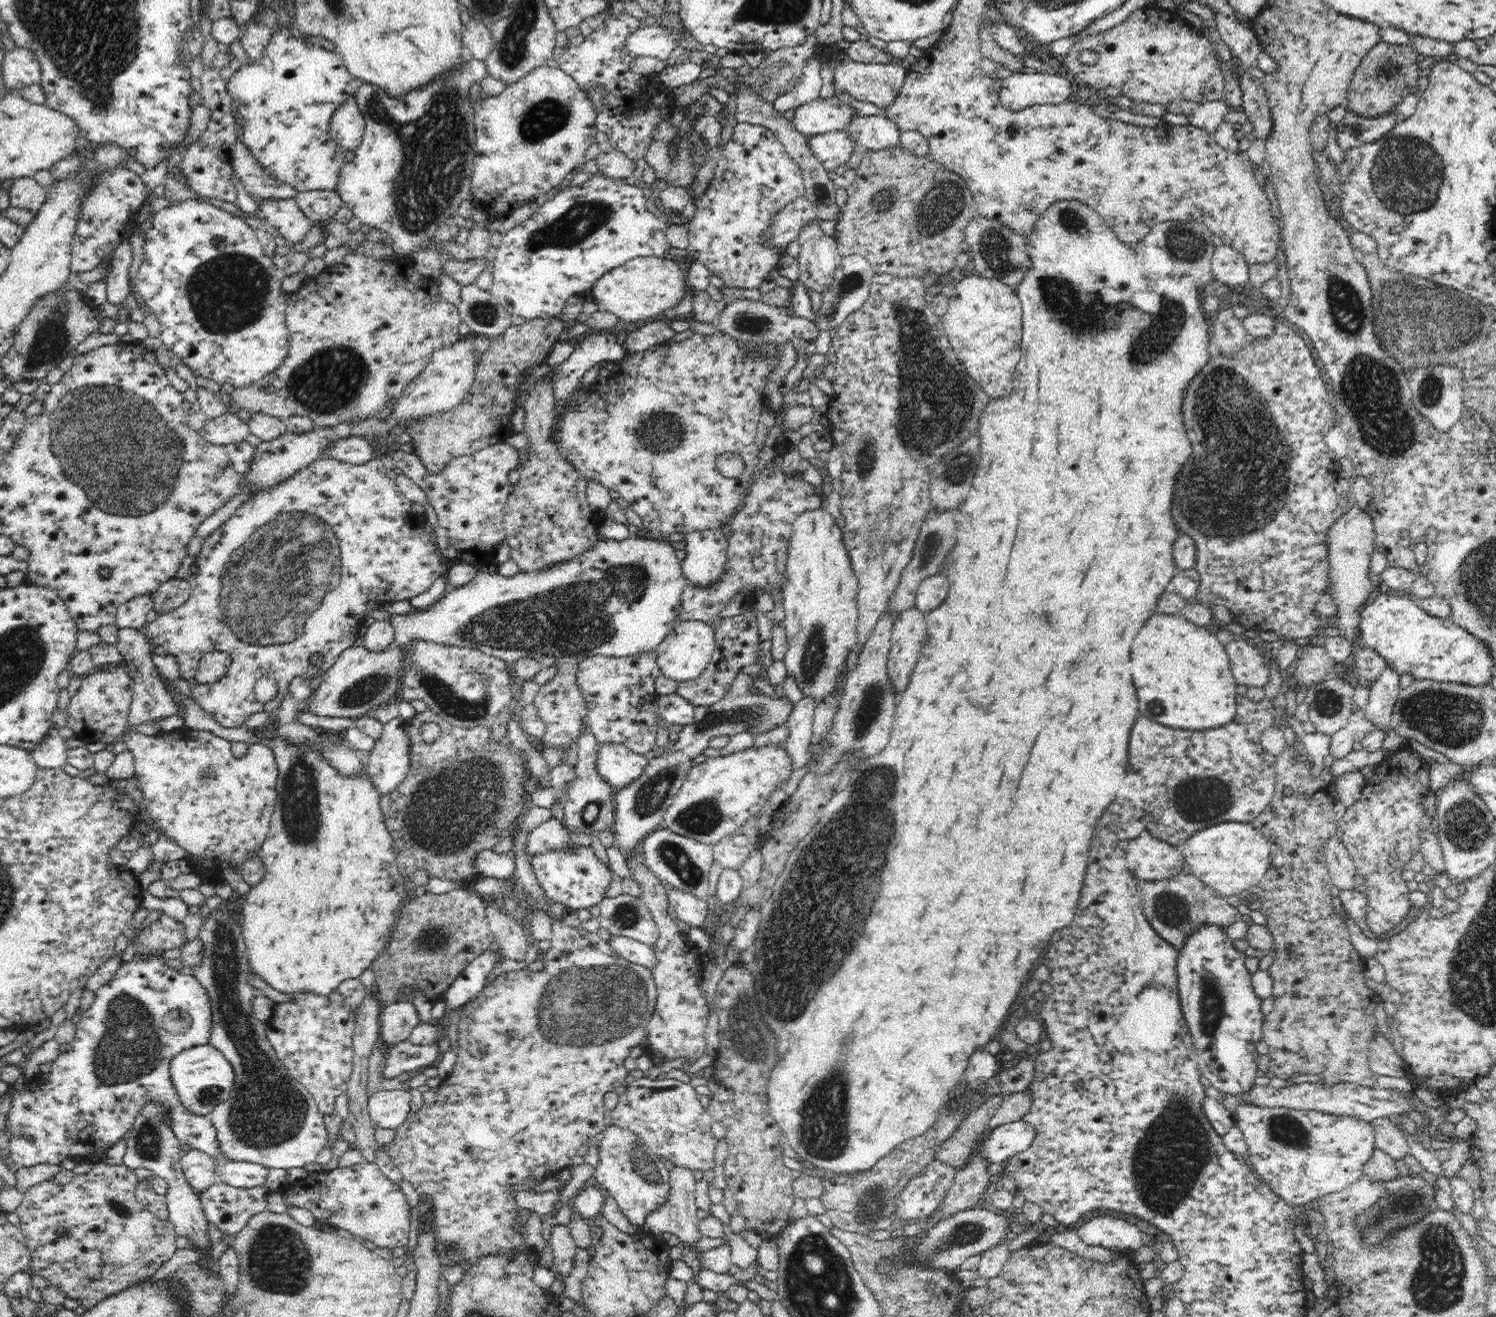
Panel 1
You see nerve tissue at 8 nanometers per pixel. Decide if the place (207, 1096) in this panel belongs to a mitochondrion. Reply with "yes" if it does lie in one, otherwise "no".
yes

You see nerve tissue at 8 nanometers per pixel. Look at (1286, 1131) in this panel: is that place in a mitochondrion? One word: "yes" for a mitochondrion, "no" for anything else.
yes

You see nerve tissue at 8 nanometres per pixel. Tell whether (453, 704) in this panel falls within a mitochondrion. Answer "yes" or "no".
yes

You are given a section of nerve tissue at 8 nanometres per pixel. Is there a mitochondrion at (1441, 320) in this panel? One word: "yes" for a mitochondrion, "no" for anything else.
yes

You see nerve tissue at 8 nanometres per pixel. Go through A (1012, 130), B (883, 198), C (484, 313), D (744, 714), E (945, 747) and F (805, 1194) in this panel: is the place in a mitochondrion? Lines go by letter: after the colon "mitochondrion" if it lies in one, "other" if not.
A: other
B: mitochondrion
C: mitochondrion
D: mitochondrion
E: other
F: other

